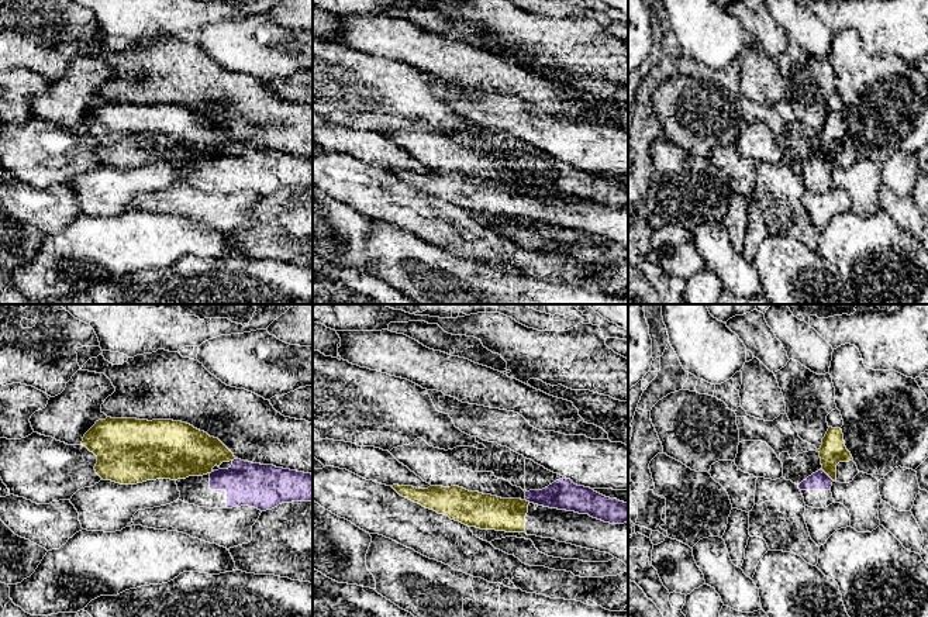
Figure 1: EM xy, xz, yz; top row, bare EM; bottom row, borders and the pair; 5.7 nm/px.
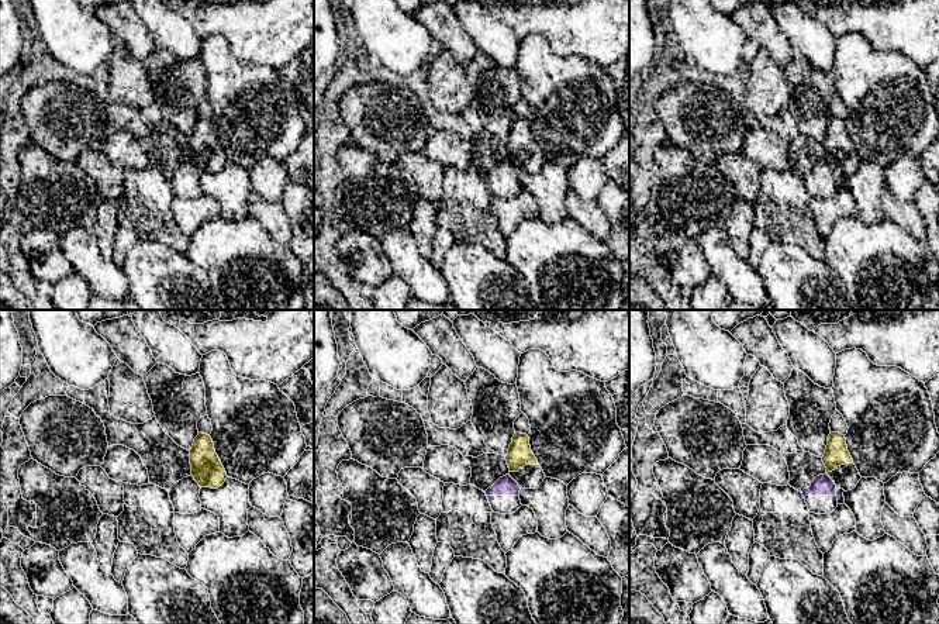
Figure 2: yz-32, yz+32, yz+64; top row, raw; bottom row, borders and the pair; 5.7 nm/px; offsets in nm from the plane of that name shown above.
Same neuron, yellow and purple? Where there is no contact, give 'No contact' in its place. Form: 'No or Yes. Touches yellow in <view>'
No. Touches yellow in yz

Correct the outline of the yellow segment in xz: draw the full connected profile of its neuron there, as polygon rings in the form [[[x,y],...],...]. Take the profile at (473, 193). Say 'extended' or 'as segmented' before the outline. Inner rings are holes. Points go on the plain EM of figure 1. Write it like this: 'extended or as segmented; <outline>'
extended; [[[391,170],[400,180],[468,211],[525,217],[613,239],[628,251],[628,207],[610,208],[589,199],[501,183],[459,170]]]

